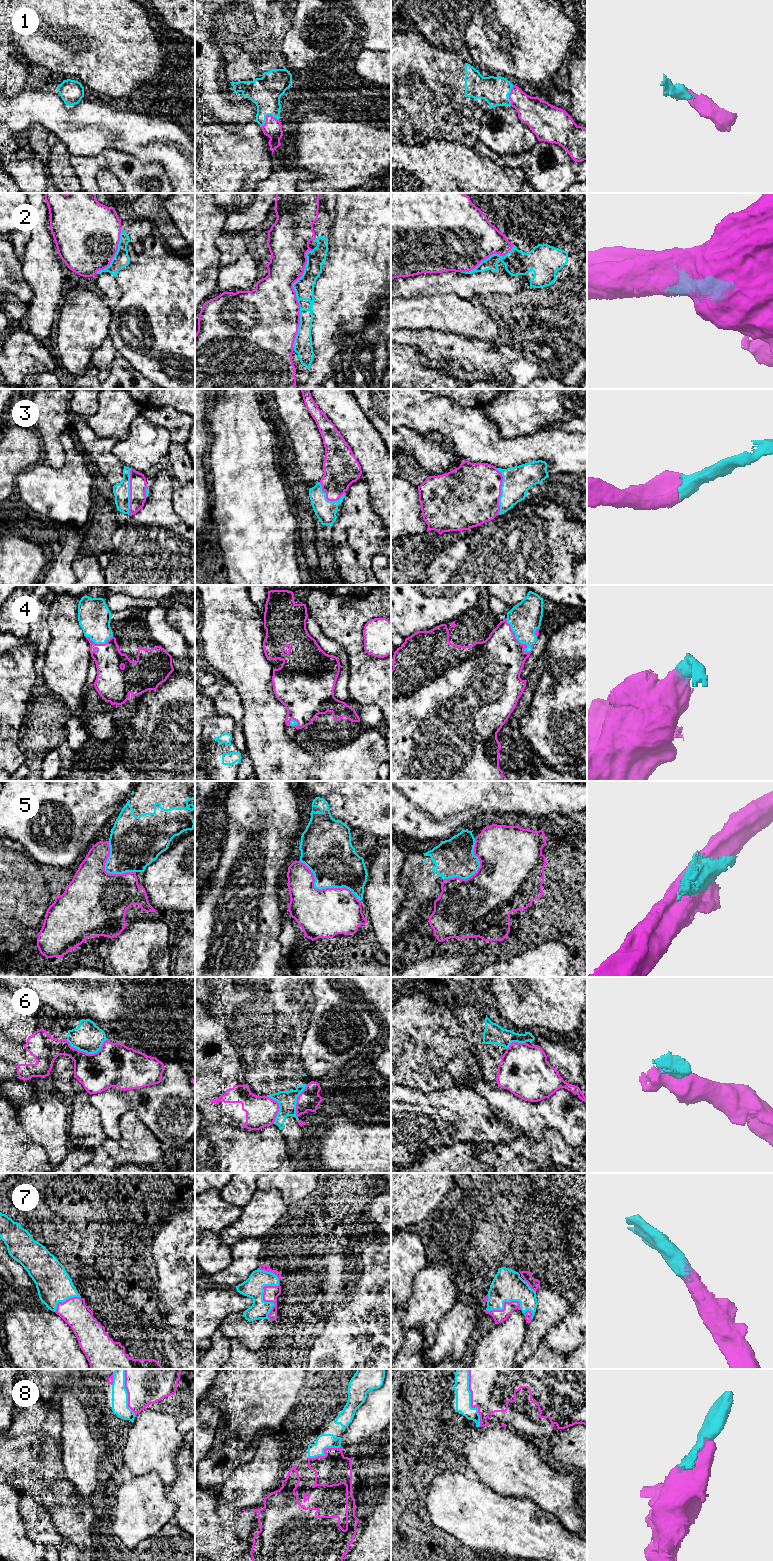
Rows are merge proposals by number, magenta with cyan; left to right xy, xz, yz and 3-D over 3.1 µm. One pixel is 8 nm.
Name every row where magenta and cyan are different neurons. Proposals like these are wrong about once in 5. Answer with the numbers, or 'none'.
2, 5, 6

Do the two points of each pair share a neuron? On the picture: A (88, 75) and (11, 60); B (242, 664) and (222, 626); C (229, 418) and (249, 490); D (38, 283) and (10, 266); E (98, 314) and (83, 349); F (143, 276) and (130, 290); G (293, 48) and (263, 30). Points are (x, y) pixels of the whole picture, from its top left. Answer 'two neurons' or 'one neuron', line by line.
A: two neurons
B: one neuron
C: one neuron
D: two neurons
E: one neuron
F: one neuron
G: two neurons

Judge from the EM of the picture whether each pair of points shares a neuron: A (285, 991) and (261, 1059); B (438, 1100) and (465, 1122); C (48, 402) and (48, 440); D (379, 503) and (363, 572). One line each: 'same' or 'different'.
A: same
B: same
C: same
D: different

